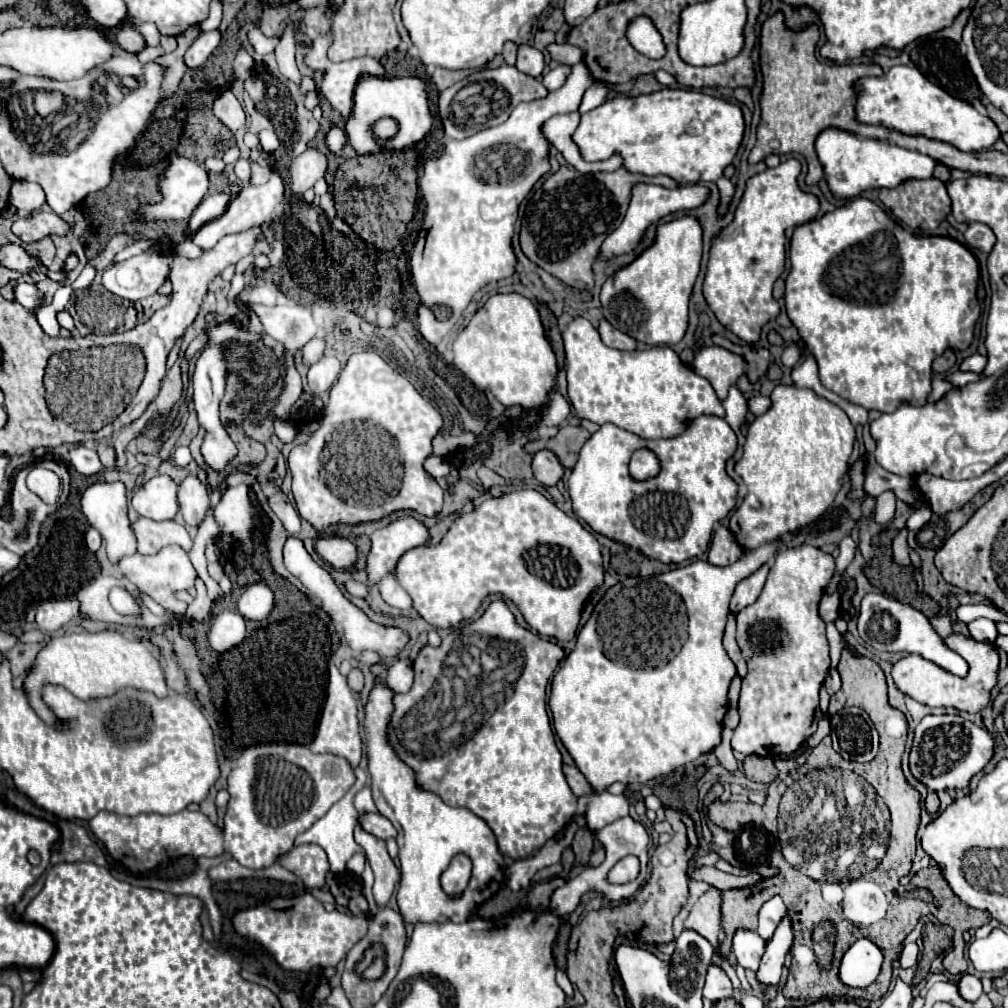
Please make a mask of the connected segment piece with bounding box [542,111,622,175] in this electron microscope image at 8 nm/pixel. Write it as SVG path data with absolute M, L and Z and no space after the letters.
M578 111L574 113L564 113L564 115L554 115L542 125L542 135L546 135L546 141L556 147L562 157L576 169L582 171L584 175L600 172L613 172L622 166L622 159L618 155L606 159L606 161L586 162L580 157L578 147L572 141L572 133L576 127Z

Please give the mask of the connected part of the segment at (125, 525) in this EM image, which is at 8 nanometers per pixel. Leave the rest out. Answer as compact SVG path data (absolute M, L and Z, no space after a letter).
M104 481L104 483L88 485L86 491L82 493L82 513L88 517L90 525L98 529L98 533L106 541L106 551L108 551L108 559L112 561L112 565L116 565L120 557L136 553L136 539L132 535L130 521L128 521L126 489L122 481L112 481L112 483Z

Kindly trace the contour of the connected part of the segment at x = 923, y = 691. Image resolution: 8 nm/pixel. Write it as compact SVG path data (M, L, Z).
M952 633L952 635L944 637L944 643L952 651L958 651L958 655L962 655L962 659L966 659L966 663L968 663L968 675L966 677L950 675L950 671L942 671L942 667L922 659L922 655L908 655L908 657L902 657L900 661L896 661L892 667L892 679L894 679L896 687L904 695L916 699L922 705L956 707L958 711L966 711L966 713L984 711L992 701L990 699L992 689L998 685L1000 655L998 655L996 645L980 643L980 641L976 641L964 633Z

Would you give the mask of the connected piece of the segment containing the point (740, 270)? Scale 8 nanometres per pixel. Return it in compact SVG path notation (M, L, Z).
M788 159L774 169L750 177L734 221L712 243L704 297L718 321L748 343L758 341L762 325L780 311L772 297L772 285L784 271L786 231L812 221L820 209L818 197L798 187L800 169L798 159Z

